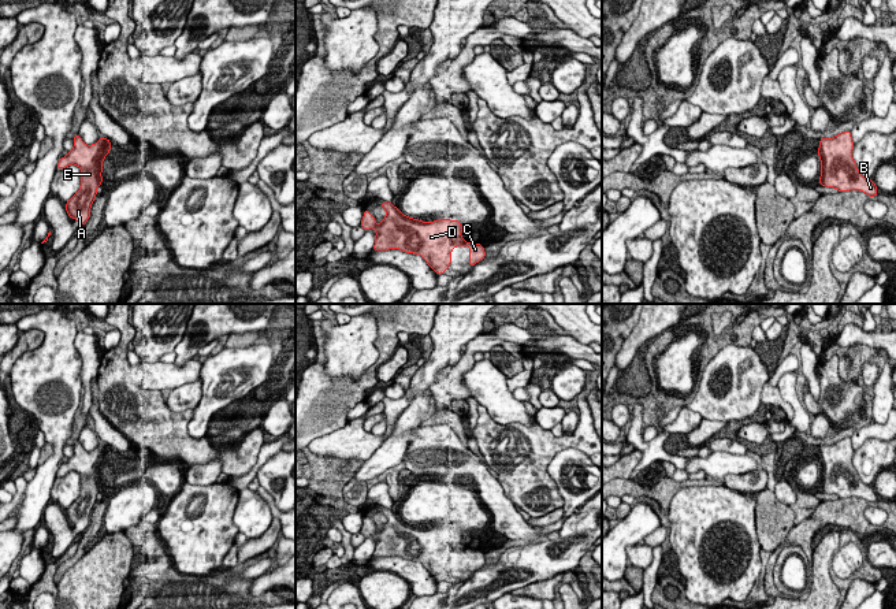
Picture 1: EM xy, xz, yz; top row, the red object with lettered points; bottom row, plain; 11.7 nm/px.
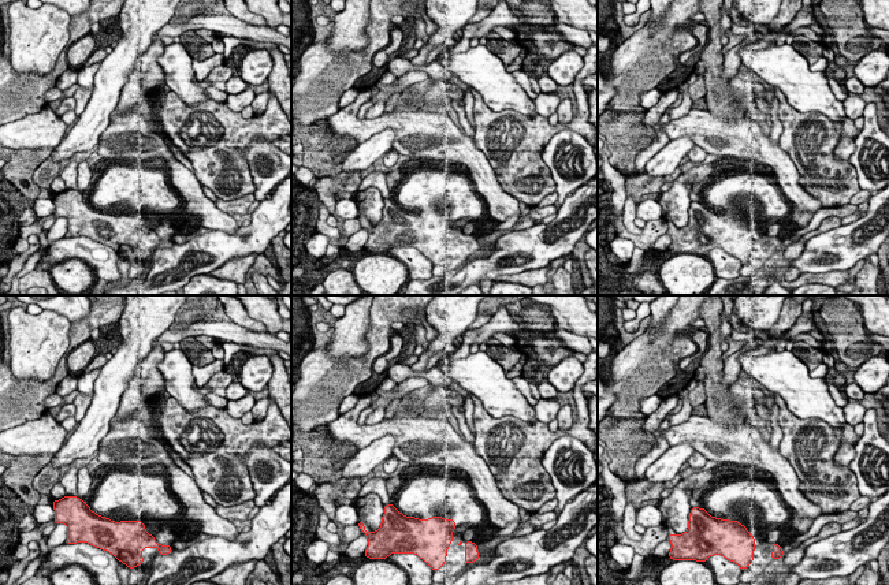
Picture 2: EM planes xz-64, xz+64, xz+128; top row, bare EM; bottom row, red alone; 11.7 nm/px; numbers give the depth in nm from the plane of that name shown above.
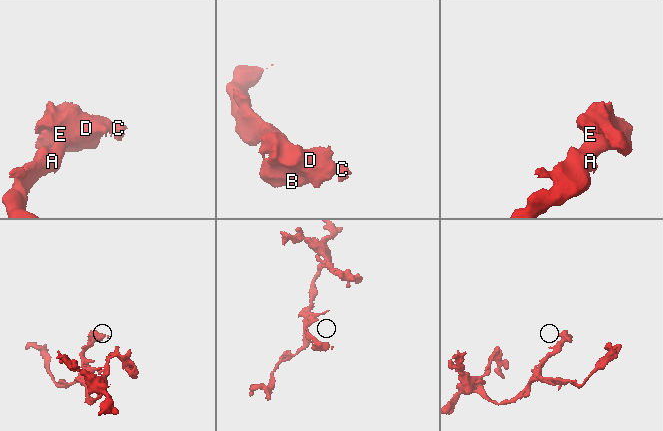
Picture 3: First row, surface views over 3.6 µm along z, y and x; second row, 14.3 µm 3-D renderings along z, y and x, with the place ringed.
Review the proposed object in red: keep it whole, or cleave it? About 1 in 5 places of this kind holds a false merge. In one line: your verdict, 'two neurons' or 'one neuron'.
one neuron

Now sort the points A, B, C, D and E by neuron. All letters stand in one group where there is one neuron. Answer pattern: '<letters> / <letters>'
A B C D E

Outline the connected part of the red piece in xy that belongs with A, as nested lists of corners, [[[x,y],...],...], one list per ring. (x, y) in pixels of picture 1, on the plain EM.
[[[75,441],[73,446],[74,454],[59,467],[56,474],[63,476],[70,471],[75,471],[81,475],[81,494],[66,509],[64,515],[71,526],[83,532],[89,527],[90,515],[97,502],[96,495],[103,491],[103,467],[109,461],[112,450],[104,443],[93,452],[86,452],[79,441]]]

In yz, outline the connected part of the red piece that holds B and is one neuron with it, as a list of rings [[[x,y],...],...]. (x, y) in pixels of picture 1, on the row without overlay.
[[[843,438],[832,445],[821,445],[817,460],[821,467],[818,489],[834,494],[840,500],[859,497],[874,505],[878,495],[873,486],[865,484],[852,464],[854,448],[851,438]]]

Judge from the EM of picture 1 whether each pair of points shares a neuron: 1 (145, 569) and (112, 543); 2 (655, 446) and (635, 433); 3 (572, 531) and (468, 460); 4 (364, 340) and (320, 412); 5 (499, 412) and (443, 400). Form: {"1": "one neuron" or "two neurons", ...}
{"1": "two neurons", "2": "one neuron", "3": "two neurons", "4": "two neurons", "5": "two neurons"}

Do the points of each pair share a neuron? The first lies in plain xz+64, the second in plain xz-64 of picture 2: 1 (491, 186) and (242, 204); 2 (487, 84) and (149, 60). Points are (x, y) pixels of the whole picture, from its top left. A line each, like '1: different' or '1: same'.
1: different
2: different

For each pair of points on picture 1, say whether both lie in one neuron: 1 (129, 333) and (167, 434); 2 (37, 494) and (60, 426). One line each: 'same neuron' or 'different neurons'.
1: same neuron
2: same neuron

